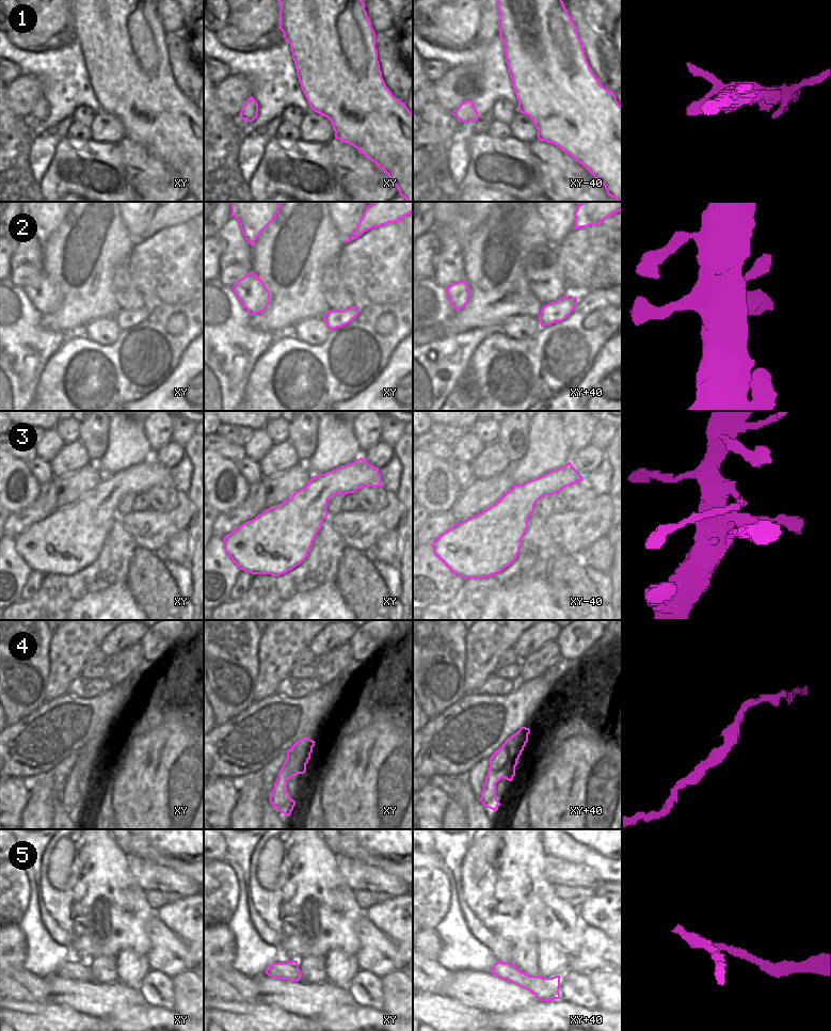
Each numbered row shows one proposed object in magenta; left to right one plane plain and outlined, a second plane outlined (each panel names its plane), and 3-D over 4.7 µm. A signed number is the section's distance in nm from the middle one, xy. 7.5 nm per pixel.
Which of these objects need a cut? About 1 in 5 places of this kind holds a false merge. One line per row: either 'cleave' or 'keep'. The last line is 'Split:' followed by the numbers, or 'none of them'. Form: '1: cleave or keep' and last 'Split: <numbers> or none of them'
1: keep
2: keep
3: keep
4: keep
5: keep
Split: none of them

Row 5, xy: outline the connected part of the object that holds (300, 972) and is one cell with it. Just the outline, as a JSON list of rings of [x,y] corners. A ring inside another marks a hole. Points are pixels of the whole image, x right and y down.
[[[298,961],[273,963],[268,967],[265,973],[267,973],[271,978],[277,978],[279,980],[290,980],[292,982],[300,981],[302,977]]]

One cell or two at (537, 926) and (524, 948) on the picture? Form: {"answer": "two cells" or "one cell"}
{"answer": "two cells"}

